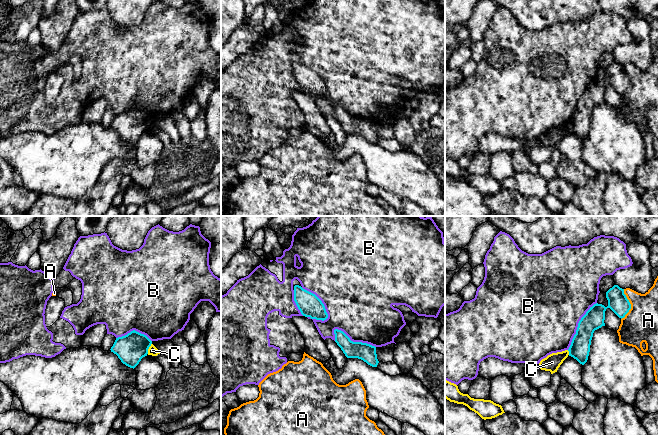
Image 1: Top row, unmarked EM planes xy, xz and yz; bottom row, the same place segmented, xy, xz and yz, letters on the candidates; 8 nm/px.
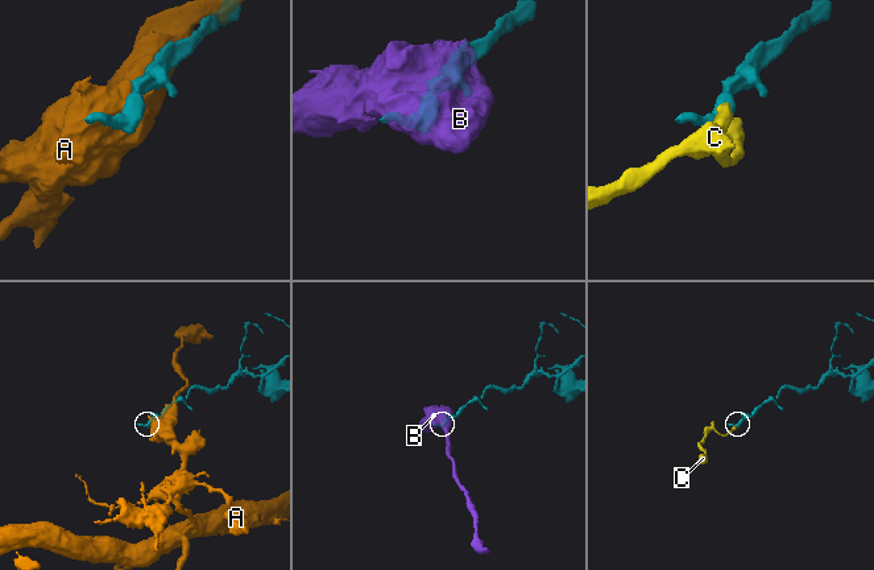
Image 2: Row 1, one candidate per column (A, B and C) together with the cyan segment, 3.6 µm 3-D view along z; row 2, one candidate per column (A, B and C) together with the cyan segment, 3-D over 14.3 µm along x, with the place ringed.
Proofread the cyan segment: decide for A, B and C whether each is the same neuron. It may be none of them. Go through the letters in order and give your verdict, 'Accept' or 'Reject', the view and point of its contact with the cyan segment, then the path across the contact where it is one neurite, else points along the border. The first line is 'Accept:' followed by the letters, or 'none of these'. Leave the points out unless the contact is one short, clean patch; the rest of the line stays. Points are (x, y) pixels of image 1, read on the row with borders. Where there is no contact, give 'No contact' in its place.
Accept: none of these
A: Reject. Touches cyan at yz (630, 304)
B: Reject. Touches cyan at xz (321, 301)
C: Reject. Touches cyan at xy (148, 348). Boundary: xy (151, 343), (147, 353)

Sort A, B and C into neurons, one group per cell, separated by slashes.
A / B / C

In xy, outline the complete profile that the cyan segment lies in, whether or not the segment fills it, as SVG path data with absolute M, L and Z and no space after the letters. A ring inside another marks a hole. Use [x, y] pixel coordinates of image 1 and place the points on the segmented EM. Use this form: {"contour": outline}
{"contour": "M135 330L125 336L116 338L111 352L116 354L123 364L135 368L141 359L148 354L152 341Z"}

